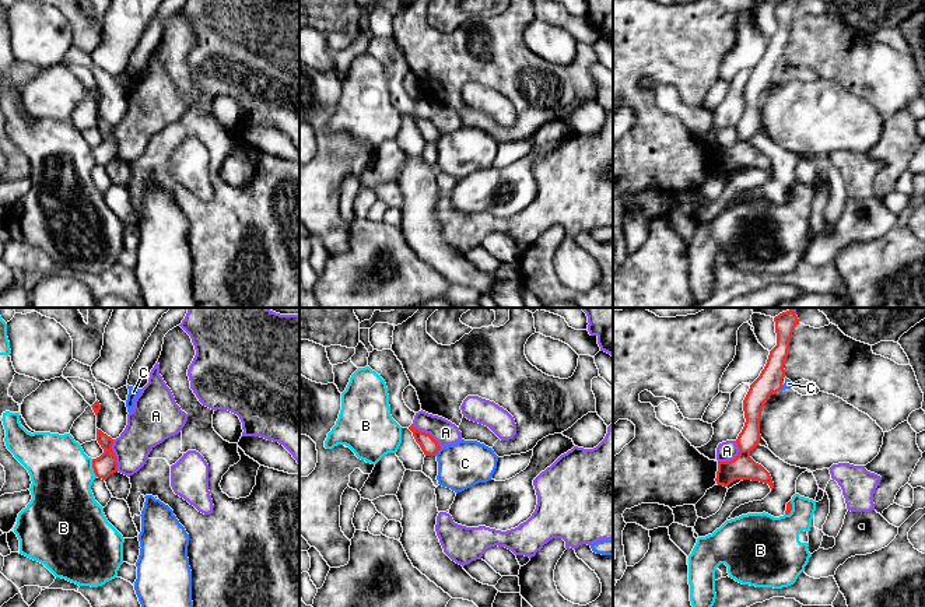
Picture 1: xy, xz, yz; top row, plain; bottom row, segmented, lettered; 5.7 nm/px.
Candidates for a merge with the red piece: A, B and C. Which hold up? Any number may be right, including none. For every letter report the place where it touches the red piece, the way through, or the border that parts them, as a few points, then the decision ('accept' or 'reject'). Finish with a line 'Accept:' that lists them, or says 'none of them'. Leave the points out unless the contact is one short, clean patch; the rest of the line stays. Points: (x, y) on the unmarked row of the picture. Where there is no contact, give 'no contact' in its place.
A: contact yz (735, 144); border yz (736, 127), (739, 139), (729, 147), (718, 148); reject
B: contact xy (93, 154); reject
C: contact xz (437, 139); reject
Accept: none of them

